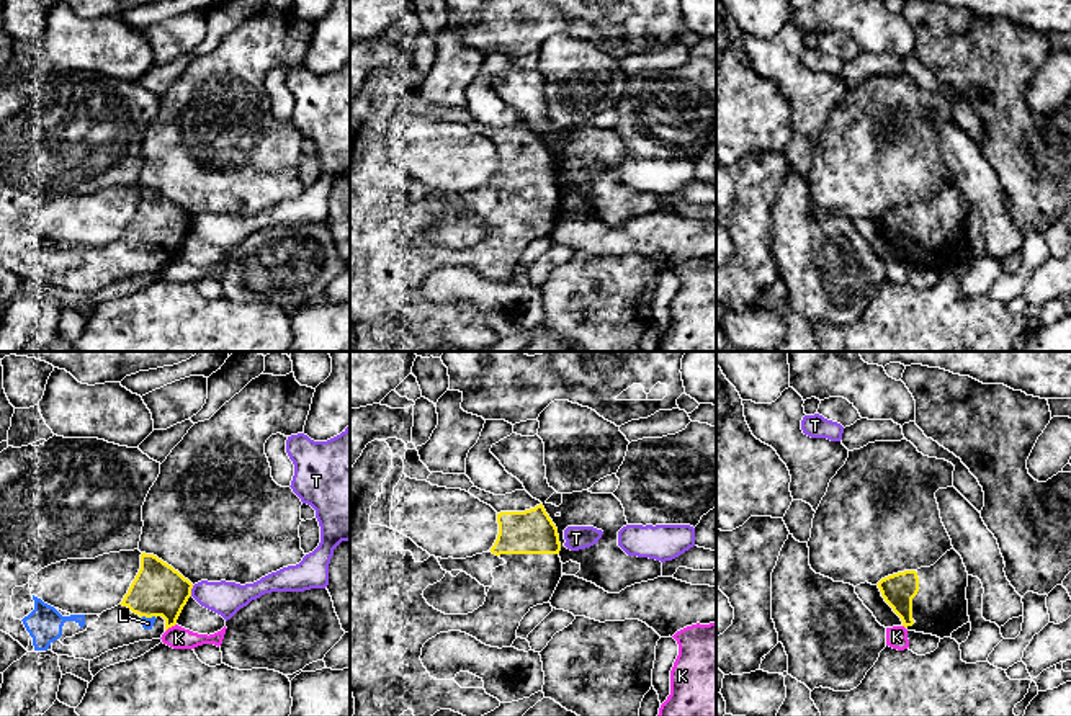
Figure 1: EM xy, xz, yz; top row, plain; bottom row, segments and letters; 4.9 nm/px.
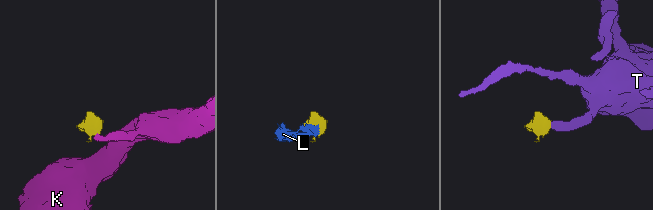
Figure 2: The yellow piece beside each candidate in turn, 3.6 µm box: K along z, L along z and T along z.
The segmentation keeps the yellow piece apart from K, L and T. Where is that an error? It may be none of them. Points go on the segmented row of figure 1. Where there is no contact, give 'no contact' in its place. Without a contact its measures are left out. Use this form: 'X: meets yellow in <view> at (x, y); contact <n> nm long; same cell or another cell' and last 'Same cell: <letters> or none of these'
K: meets yellow in xy at (170, 626); contact 70 nm long; another cell
L: meets yellow in xy at (147, 617); contact 80 nm long; same cell
T: meets yellow in xy at (190, 590); contact 60 nm long; another cell
Same cell: L

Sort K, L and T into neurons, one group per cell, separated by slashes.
K / L / T

